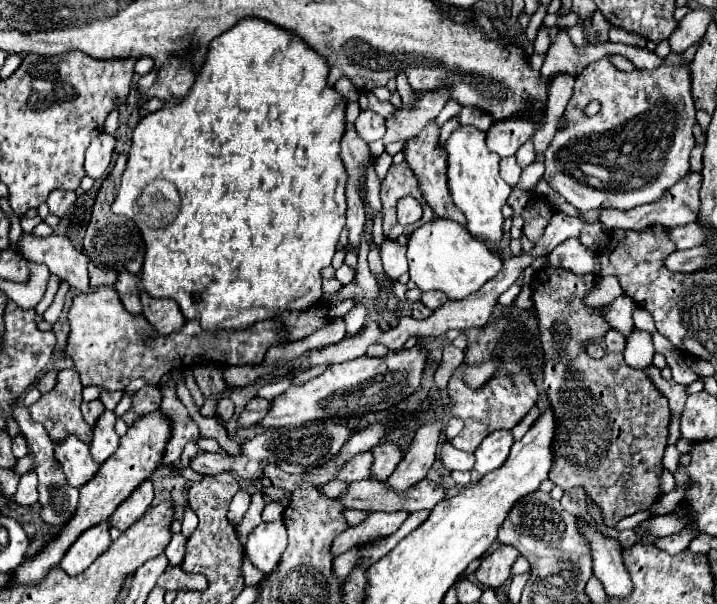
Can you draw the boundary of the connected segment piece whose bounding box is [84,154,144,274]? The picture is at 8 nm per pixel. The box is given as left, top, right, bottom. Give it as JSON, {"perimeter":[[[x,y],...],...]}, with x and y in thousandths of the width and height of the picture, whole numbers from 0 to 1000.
{"perimeter":[[[167,255],[156,285],[148,291],[137,325],[134,325],[134,338],[128,344],[128,361],[126,371],[120,377],[120,391],[117,391],[117,417],[126,427],[126,434],[131,434],[139,444],[156,444],[156,447],[179,447],[181,454],[192,454],[198,444],[198,427],[201,427],[201,401],[198,391],[192,384],[192,377],[173,358],[162,358],[153,351],[153,338],[159,331],[159,325],[165,321],[165,308],[167,308],[167,291],[173,285],[176,275],[176,258]]]}

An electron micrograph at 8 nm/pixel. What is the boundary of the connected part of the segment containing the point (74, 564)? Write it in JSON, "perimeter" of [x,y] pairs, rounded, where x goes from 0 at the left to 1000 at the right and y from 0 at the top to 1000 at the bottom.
{"perimeter":[[[145,864],[145,868],[134,868],[123,874],[123,881],[117,877],[114,887],[95,907],[95,914],[84,927],[84,940],[95,954],[114,950],[153,904],[156,894],[153,894],[151,874],[153,868]]]}

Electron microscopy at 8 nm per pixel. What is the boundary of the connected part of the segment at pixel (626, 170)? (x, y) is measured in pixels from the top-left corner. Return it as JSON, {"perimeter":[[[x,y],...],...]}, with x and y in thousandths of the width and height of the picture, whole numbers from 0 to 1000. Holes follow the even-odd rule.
{"perimeter":[[[934,86],[923,106],[912,116],[881,116],[881,119],[870,119],[870,116],[862,116],[859,109],[854,109],[845,96],[840,99],[831,99],[826,106],[820,106],[806,126],[803,126],[803,139],[801,139],[801,156],[787,182],[787,209],[775,215],[773,222],[773,232],[767,235],[767,242],[762,245],[759,252],[759,275],[762,275],[762,285],[759,285],[759,298],[781,321],[787,325],[801,344],[806,344],[809,351],[820,351],[826,344],[865,344],[865,348],[876,348],[876,344],[884,344],[884,341],[893,341],[893,338],[901,338],[901,334],[915,334],[923,328],[923,321],[937,311],[946,298],[951,298],[954,291],[960,291],[962,285],[962,252],[968,245],[968,205],[971,205],[971,179],[968,179],[968,162],[965,162],[965,119],[962,119],[962,106],[951,106],[951,89],[943,89],[943,86]],[[823,166],[834,166],[840,172],[837,185],[831,192],[817,192],[815,189],[815,179]]]}

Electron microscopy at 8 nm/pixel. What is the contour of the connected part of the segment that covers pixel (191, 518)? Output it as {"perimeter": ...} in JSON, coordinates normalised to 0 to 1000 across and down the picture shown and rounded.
{"perimeter":[[[259,831],[259,834],[257,834],[257,854],[254,854],[254,884],[262,891],[262,887],[271,881],[273,868],[276,868],[276,858],[273,858],[273,851],[262,841],[262,831]]]}

